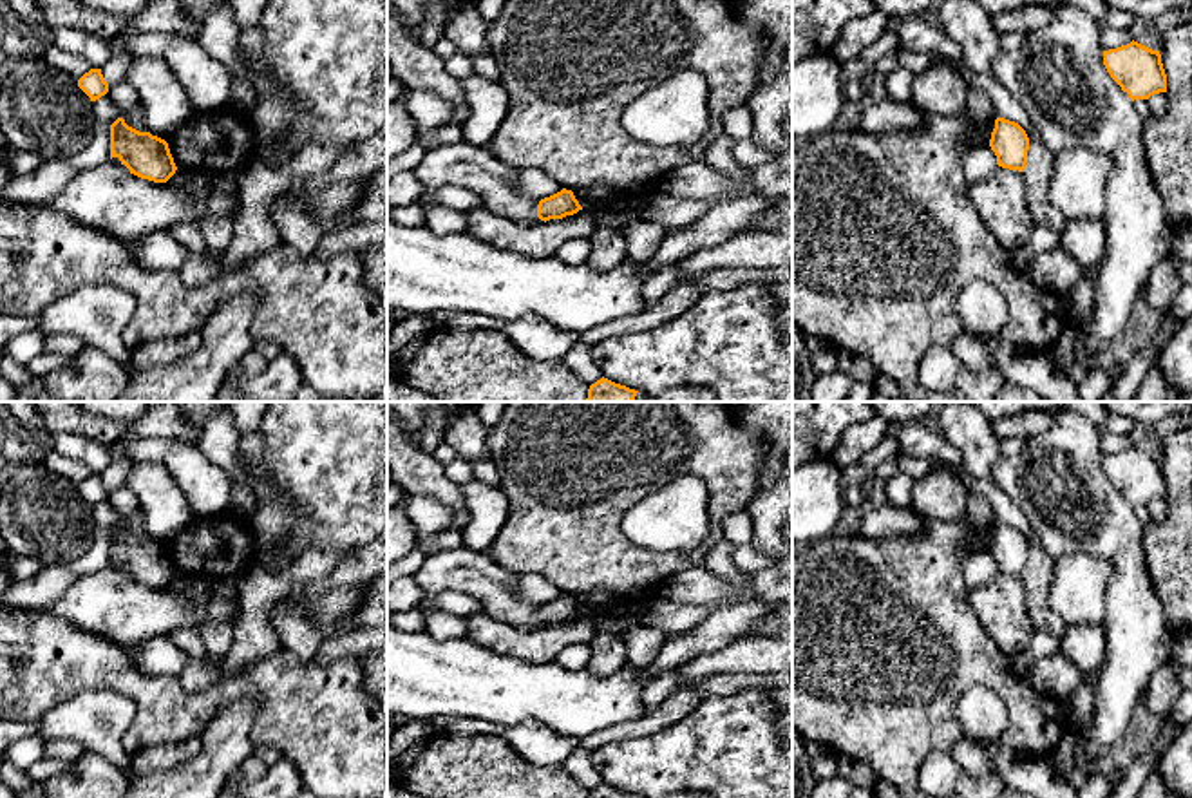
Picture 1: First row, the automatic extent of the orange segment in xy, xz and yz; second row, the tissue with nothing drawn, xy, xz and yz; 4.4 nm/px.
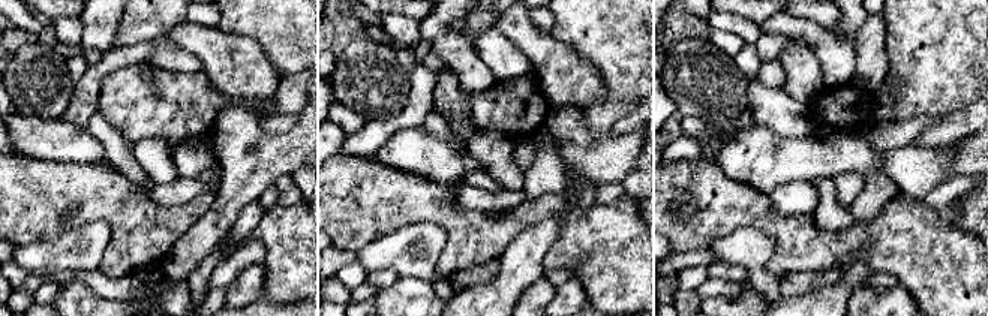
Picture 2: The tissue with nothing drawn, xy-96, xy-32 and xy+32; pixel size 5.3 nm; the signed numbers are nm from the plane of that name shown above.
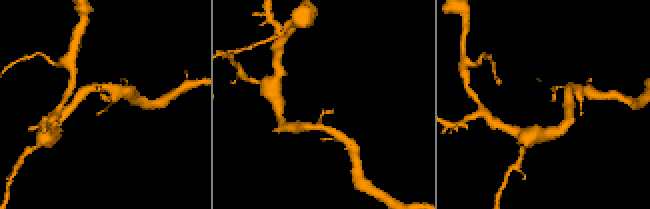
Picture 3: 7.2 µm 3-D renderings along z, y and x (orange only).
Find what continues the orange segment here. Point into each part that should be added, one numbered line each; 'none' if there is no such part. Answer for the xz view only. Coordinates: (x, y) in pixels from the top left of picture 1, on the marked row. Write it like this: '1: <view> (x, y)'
none

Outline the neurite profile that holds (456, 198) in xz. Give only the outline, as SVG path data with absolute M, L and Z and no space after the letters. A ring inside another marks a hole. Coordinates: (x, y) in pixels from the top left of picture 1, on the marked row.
M441 186L434 190L427 190L427 199L418 204L425 210L429 204L440 204L456 212L470 212L479 206L479 195L463 186Z

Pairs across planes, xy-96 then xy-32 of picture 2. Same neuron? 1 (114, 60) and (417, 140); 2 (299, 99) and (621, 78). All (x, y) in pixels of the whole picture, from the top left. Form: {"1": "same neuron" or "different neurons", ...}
{"1": "different neurons", "2": "different neurons"}

